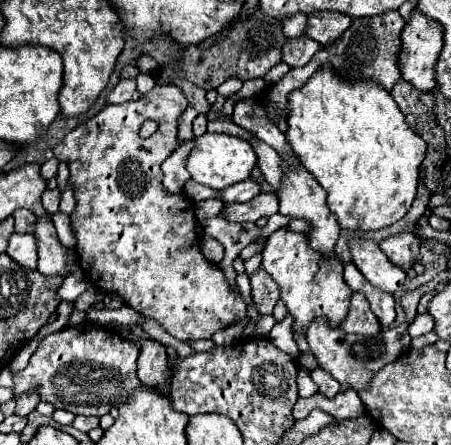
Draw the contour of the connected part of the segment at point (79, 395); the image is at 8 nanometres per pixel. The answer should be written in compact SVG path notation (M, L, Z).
M91 321L77 327L65 327L41 339L27 367L13 373L13 395L19 397L27 391L37 391L41 401L47 401L53 407L63 405L61 409L75 415L101 417L109 413L113 405L119 407L133 387L141 385L137 379L137 353L139 347L129 339L121 339L111 327L101 327Z

